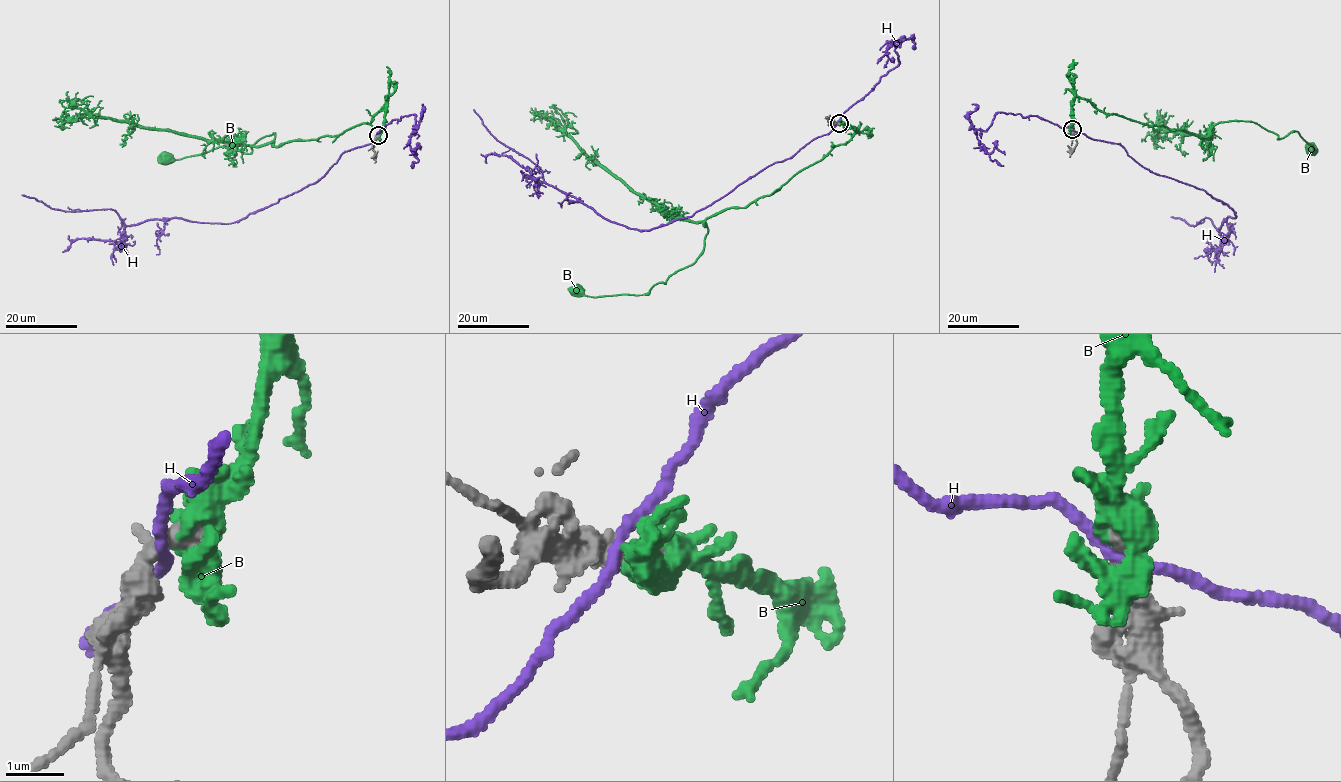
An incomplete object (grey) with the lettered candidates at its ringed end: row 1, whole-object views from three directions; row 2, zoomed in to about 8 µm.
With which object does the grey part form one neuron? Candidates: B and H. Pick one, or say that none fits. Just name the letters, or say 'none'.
B

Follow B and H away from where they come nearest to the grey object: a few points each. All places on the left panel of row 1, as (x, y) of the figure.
B: (378, 136), (385, 104), (370, 123), (336, 136), (276, 146), (273, 133), (249, 153), (220, 145), (165, 160)
H: (376, 136), (346, 151), (320, 179), (226, 223), (172, 218), (126, 225), (112, 209), (60, 211), (21, 195)

